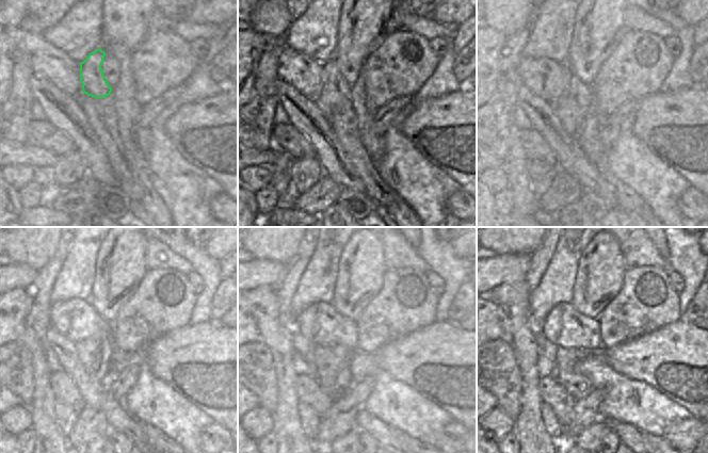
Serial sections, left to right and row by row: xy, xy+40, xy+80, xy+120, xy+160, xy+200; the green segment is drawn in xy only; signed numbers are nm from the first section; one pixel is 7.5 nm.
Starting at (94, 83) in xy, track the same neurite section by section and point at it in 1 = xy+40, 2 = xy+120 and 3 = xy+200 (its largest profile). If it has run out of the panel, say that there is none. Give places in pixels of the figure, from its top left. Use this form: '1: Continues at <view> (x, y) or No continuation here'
1: Continues at xy+40 (336, 96)
2: Continues at xy+120 (95, 353)
3: Continues at xy+200 (578, 386).

